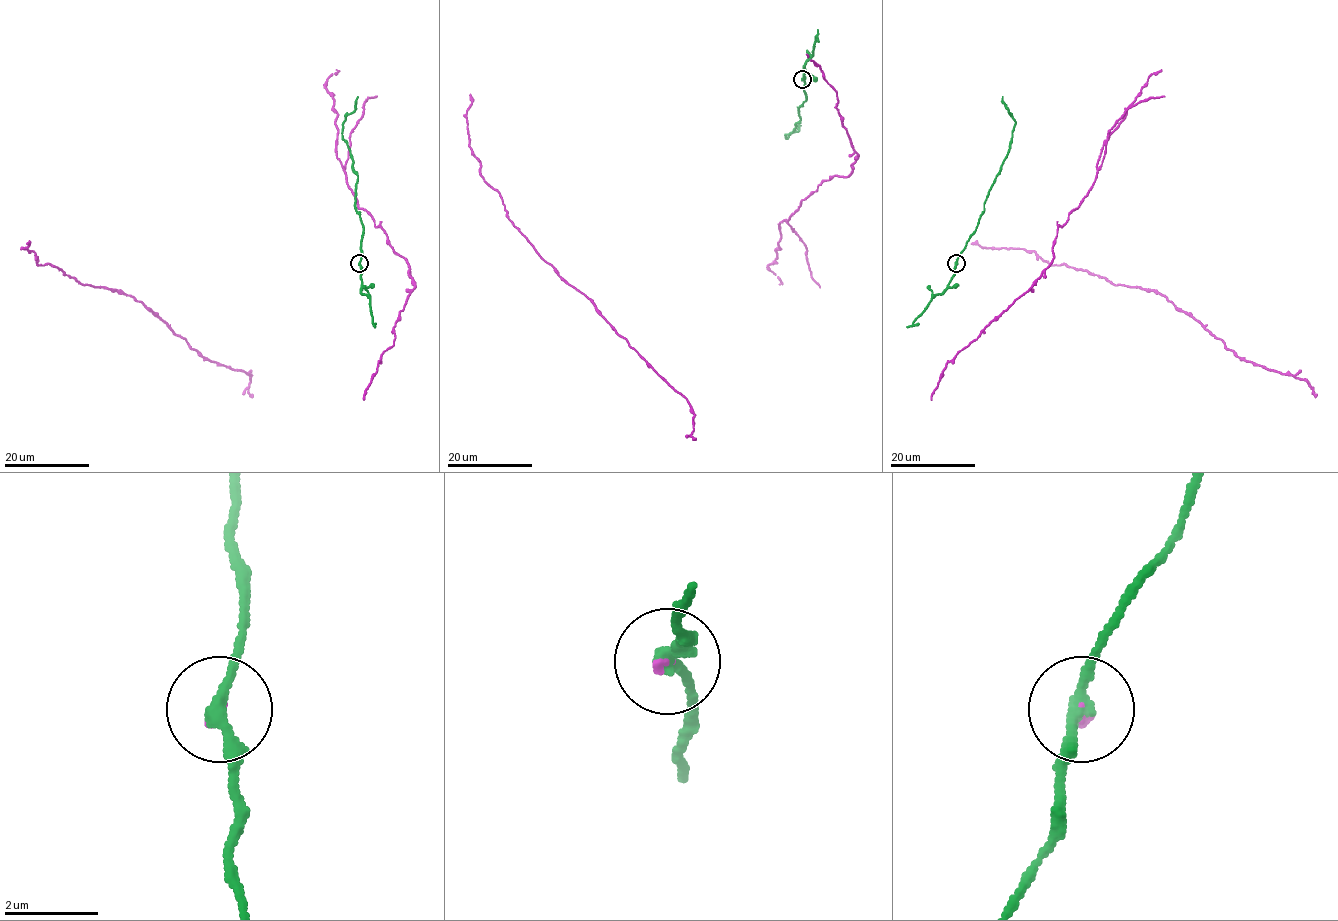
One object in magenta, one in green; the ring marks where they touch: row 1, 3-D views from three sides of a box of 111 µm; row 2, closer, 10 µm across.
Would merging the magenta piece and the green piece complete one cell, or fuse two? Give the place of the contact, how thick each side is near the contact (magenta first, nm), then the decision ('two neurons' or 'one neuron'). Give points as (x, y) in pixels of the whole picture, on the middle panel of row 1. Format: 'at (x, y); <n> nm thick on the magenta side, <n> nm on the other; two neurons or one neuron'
at (802, 79); 80 nm thick on the magenta side, 280 nm on the other; one neuron

